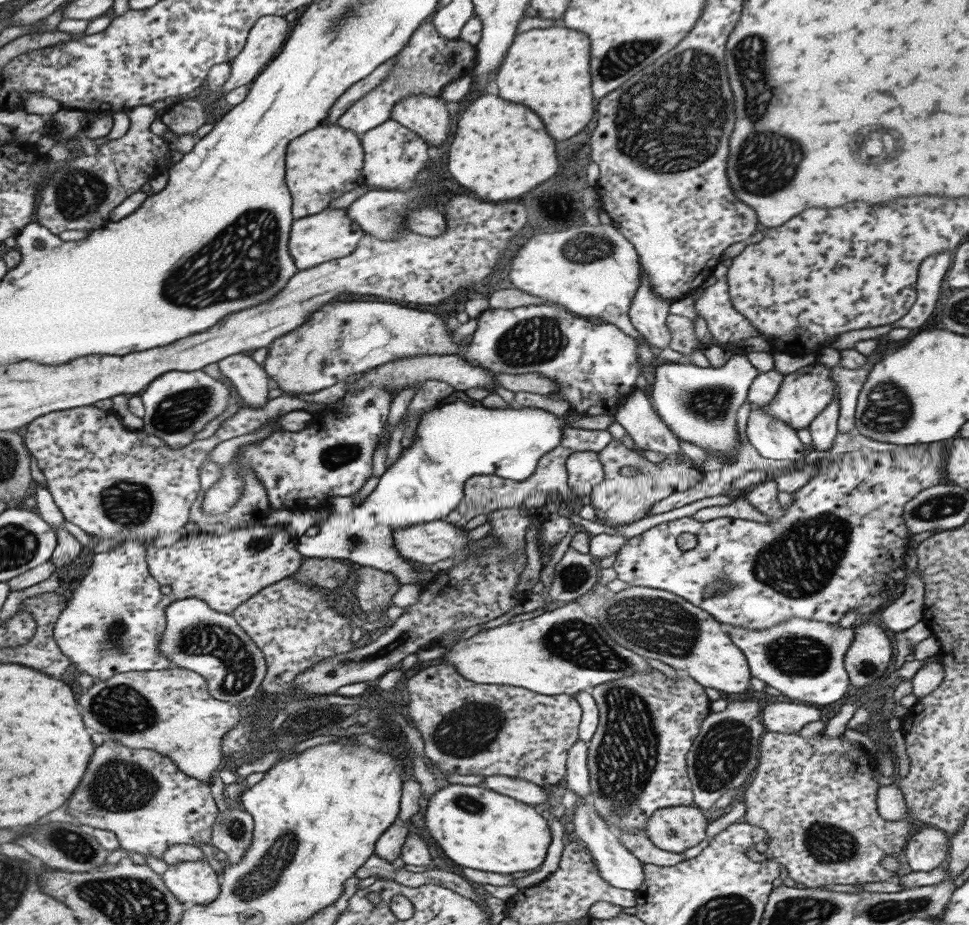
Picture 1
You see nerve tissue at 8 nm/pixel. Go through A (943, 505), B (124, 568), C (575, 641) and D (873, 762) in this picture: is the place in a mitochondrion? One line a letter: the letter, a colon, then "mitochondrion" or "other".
A: mitochondrion
B: other
C: mitochondrion
D: other

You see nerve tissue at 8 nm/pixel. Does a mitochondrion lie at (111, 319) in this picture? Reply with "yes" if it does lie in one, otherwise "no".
no

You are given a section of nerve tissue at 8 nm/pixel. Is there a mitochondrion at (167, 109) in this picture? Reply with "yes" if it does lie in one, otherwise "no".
no

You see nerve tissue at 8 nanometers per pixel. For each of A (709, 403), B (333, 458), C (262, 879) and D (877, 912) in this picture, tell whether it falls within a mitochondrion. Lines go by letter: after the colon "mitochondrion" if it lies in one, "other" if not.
A: mitochondrion
B: mitochondrion
C: mitochondrion
D: mitochondrion

